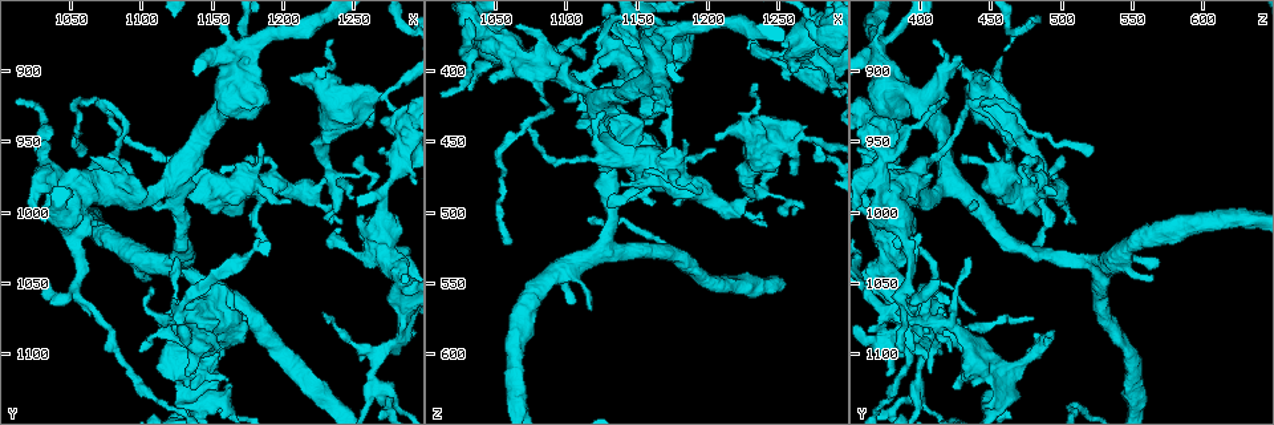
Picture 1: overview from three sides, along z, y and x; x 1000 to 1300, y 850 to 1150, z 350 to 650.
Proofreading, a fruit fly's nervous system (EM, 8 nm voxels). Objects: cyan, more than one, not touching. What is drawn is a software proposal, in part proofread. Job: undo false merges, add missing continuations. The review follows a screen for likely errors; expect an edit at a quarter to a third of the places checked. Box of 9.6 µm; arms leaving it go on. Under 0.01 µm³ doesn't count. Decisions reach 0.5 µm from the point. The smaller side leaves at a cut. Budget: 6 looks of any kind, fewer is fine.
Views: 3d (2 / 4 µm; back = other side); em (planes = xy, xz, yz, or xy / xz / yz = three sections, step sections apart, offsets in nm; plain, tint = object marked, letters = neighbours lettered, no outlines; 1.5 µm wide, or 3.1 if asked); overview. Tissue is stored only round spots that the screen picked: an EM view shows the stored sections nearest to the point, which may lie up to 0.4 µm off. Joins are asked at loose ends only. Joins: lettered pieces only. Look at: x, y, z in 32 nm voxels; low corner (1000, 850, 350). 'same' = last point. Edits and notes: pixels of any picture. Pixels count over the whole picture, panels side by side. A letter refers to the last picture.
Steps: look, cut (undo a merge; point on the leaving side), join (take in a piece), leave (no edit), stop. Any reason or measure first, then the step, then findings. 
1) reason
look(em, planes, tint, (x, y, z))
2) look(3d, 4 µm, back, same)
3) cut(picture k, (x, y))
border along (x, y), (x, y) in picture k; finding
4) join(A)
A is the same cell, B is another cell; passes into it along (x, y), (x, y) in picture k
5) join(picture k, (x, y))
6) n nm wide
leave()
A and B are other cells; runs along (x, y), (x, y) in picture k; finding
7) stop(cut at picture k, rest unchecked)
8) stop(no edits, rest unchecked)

stops while still wide
look(em, planes, letters, (1206, 906, 448))

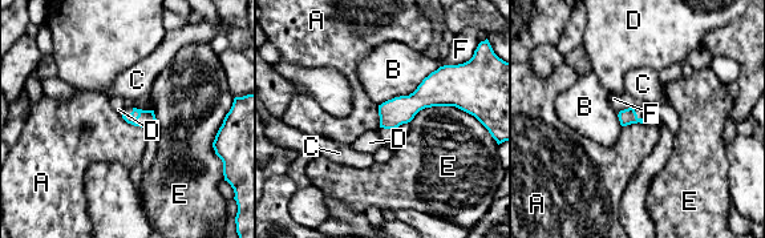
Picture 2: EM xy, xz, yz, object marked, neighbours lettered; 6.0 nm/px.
leave()
A, B, C, D, E and F are other cells; border along (120, 113), (128, 122), (145, 129) in picture 2; no lettered piece goes on from it

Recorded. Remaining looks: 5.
tapers out
look(em, xy, step 4, letters, (1234, 876, 410))

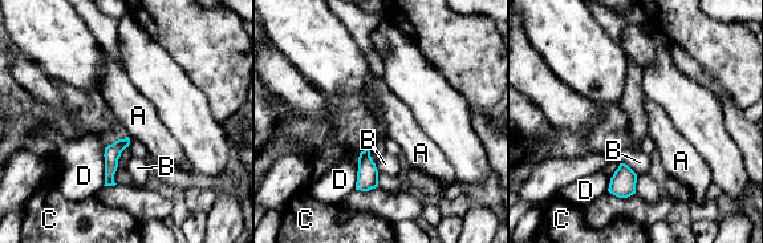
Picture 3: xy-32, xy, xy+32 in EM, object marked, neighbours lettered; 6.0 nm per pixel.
look(em, planes, letters, same)

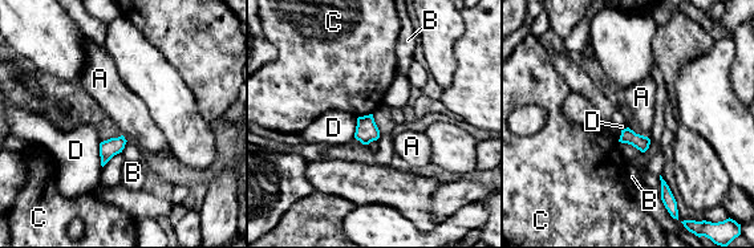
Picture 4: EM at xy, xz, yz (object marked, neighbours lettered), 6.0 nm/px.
D touches over 150 nm
leave()
A, B, C and D are other cells; no lettered piece goes on from it

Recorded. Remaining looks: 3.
end of a long branch
look(3d, 2 µm, (1062, 956, 520))

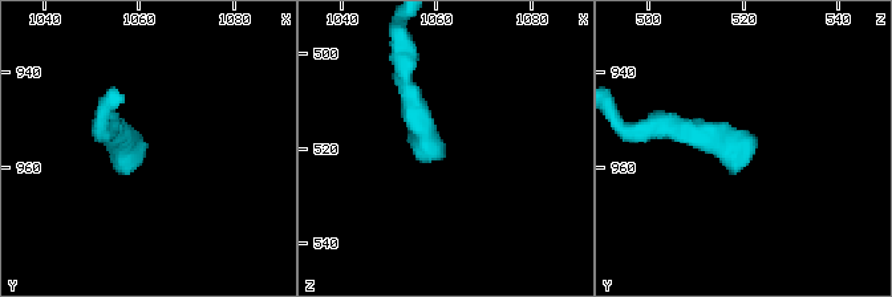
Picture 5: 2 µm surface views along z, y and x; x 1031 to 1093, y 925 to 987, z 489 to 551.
look(em, planes, letters, (1061, 957, 522))

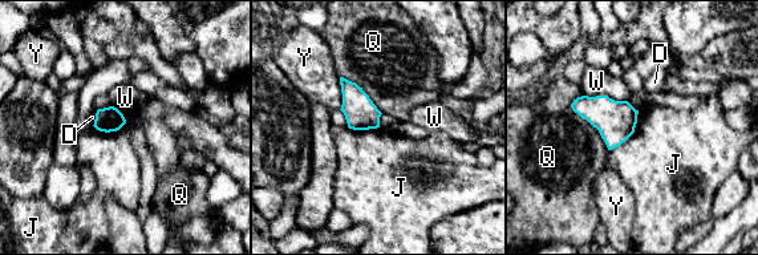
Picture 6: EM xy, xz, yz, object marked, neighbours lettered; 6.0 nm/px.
leave()
D, J, Q, W and Y are other cells; border along (639, 110), (635, 130), (609, 150) in picture 6; no lettered piece goes on from it

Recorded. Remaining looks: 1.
stop(no edits, rest unchecked)

